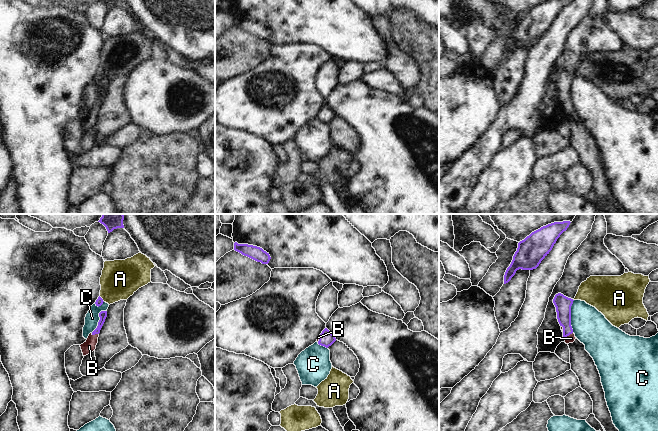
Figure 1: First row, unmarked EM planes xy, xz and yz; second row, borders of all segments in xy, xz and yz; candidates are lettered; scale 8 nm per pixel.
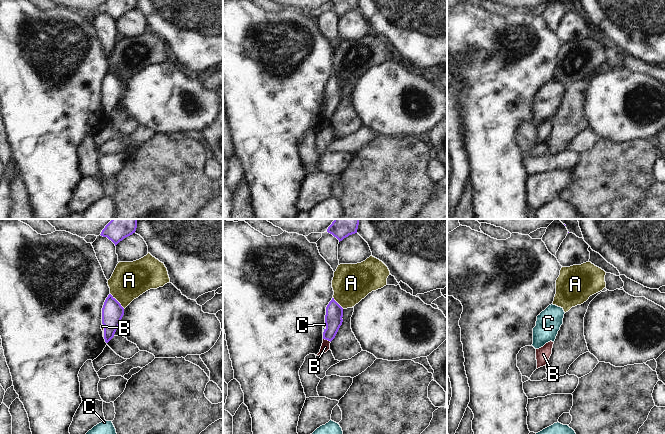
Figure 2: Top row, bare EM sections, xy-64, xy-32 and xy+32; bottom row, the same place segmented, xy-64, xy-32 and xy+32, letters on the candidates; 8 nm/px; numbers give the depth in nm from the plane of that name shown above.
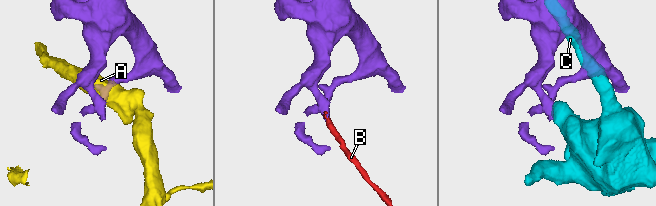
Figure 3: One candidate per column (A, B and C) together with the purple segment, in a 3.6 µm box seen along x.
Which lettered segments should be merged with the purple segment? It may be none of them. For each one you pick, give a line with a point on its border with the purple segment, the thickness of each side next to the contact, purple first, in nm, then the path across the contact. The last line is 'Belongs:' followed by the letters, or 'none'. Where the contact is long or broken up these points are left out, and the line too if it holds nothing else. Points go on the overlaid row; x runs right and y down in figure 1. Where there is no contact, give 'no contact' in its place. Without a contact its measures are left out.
B: meets purple in xy at (94, 334); 60 nm thick on the purple side, 100 nm on the other; runs through xy (103, 314), (100, 325), (94, 334), (89, 346)
Belongs: B

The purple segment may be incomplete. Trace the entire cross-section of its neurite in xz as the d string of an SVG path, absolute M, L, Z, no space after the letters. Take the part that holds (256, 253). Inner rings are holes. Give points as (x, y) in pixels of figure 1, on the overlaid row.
M235 242L234 250L257 262L261 262L262 264L268 264L271 259L269 253L264 251L262 248L253 245L238 244Z

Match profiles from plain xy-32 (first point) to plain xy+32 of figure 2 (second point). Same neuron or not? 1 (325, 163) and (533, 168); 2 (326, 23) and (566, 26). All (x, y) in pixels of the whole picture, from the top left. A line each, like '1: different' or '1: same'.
1: same
2: different

